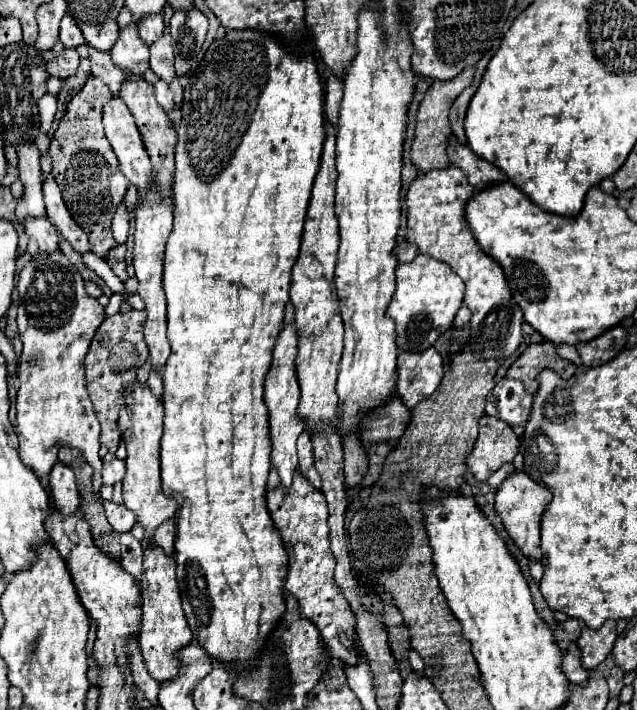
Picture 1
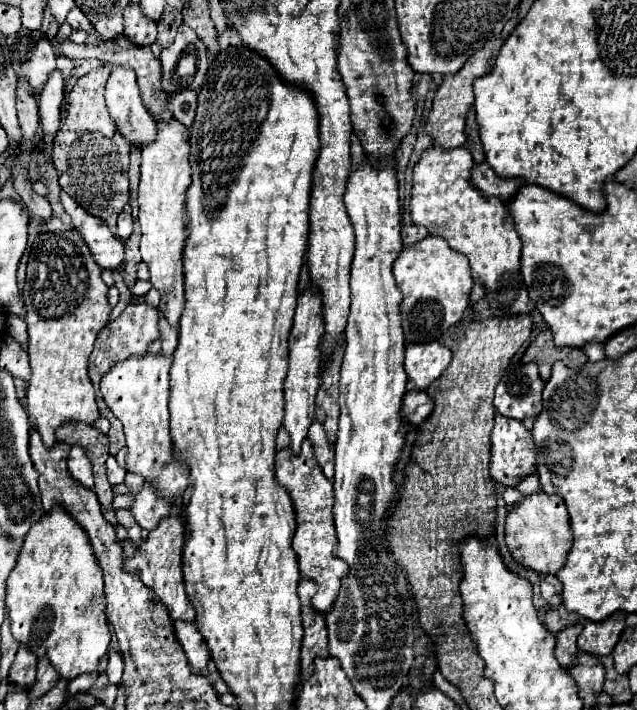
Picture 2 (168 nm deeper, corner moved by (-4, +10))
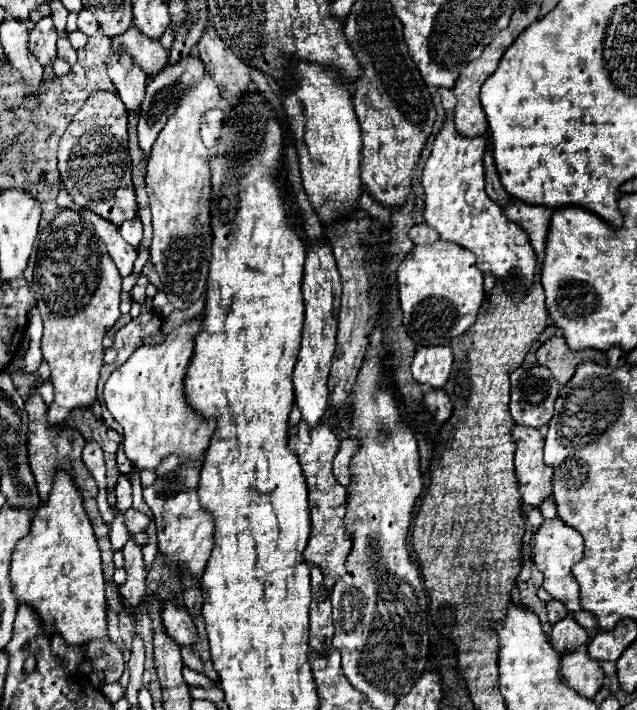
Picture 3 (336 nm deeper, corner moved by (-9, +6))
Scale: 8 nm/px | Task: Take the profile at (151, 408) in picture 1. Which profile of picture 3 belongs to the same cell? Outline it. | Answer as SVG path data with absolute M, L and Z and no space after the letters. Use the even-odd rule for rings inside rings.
M200 318L194 322L186 322L184 326L176 328L166 336L166 340L160 346L140 346L120 368L112 372L108 378L108 384L104 386L104 402L114 420L124 428L124 452L132 466L140 470L156 470L156 466L168 458L170 454L176 454L182 462L188 462L200 458L212 436L212 424L208 420L200 420L196 412L184 404L184 368L188 366L188 360L192 358L192 336L196 336L196 328L200 328Z

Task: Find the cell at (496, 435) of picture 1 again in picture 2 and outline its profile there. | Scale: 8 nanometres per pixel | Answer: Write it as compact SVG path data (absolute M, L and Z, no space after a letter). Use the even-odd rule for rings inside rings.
M495 416L495 428L491 432L491 476L495 482L503 486L517 486L523 478L537 472L537 448L531 438L531 432L523 426L523 422Z

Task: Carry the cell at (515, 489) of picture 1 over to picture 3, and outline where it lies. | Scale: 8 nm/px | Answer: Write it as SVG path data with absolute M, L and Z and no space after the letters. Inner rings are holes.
M560 518L544 520L538 530L534 530L532 540L530 540L530 552L532 552L532 562L534 566L544 574L544 590L552 594L556 600L560 600L570 612L580 610L580 594L578 594L578 584L576 578L572 576L570 568L580 560L582 556L582 546L584 540L576 528L564 524Z

